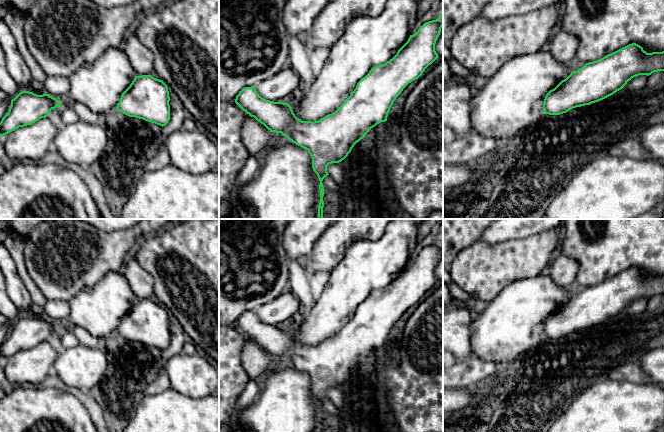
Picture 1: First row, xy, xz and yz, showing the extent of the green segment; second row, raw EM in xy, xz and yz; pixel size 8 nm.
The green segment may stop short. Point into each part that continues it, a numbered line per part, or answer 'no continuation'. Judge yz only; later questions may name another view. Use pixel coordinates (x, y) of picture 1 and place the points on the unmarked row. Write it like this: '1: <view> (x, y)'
no continuation

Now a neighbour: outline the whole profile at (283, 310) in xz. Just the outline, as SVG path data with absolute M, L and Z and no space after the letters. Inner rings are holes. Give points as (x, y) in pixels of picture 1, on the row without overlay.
M292 292L281 294L273 301L255 309L259 320L273 326L285 326L292 323L300 316L301 311L300 300Z

